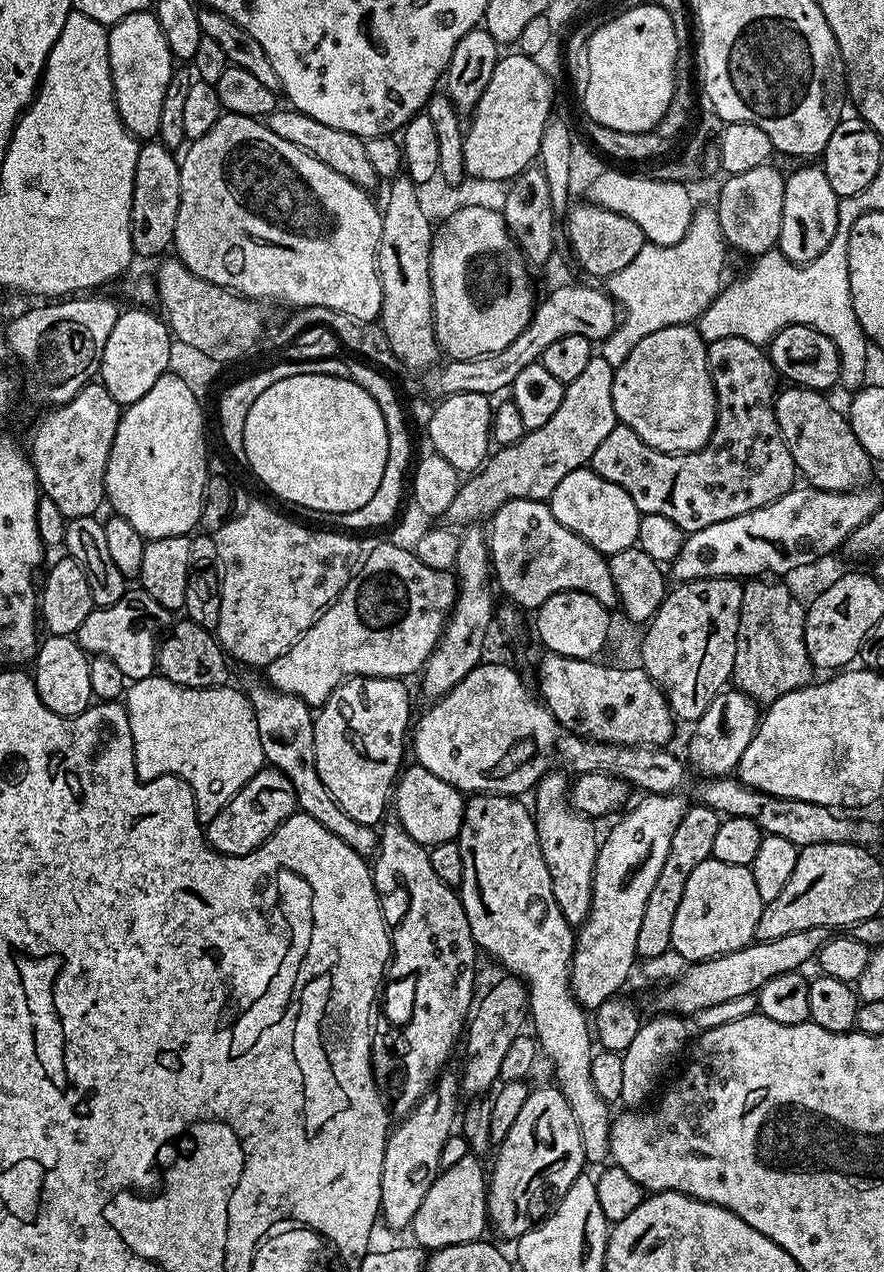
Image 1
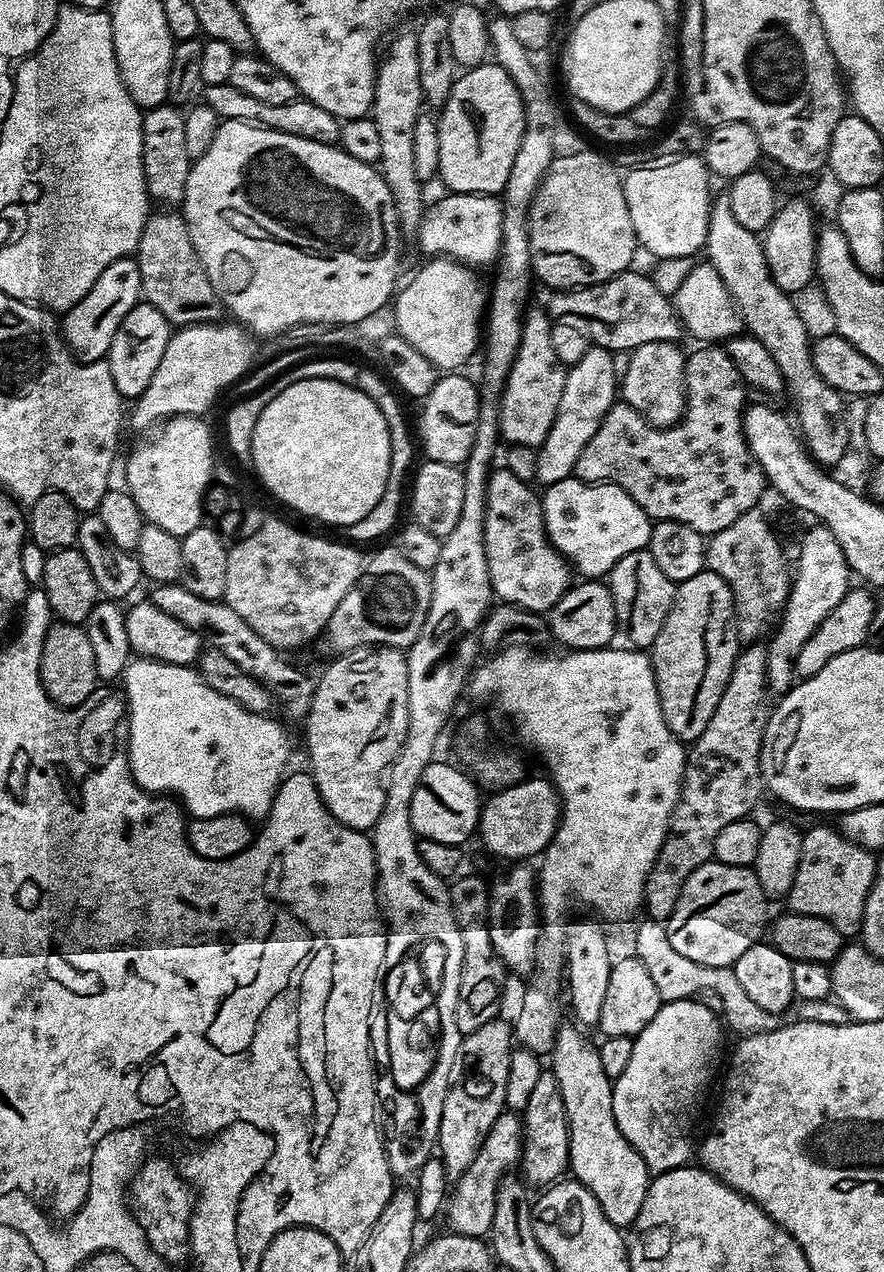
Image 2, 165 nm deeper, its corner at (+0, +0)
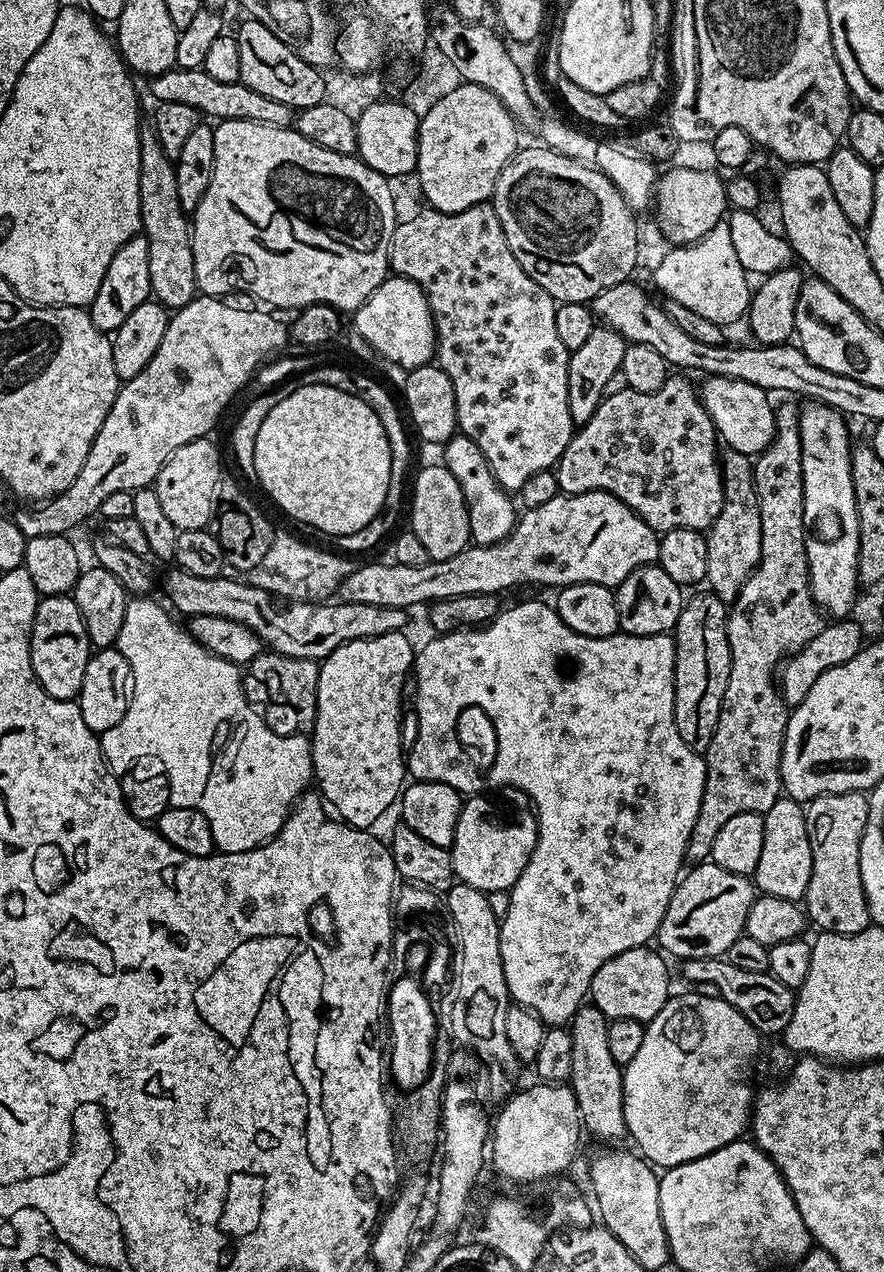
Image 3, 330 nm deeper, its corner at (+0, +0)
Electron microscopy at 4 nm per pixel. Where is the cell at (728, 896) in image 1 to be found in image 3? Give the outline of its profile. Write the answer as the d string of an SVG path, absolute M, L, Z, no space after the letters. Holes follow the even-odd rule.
M700 862L693 868L696 869L677 883L658 933L659 947L669 957L677 956L680 962L728 953L730 945L745 935L746 918L758 895L749 877L722 870L722 866L711 862Z

